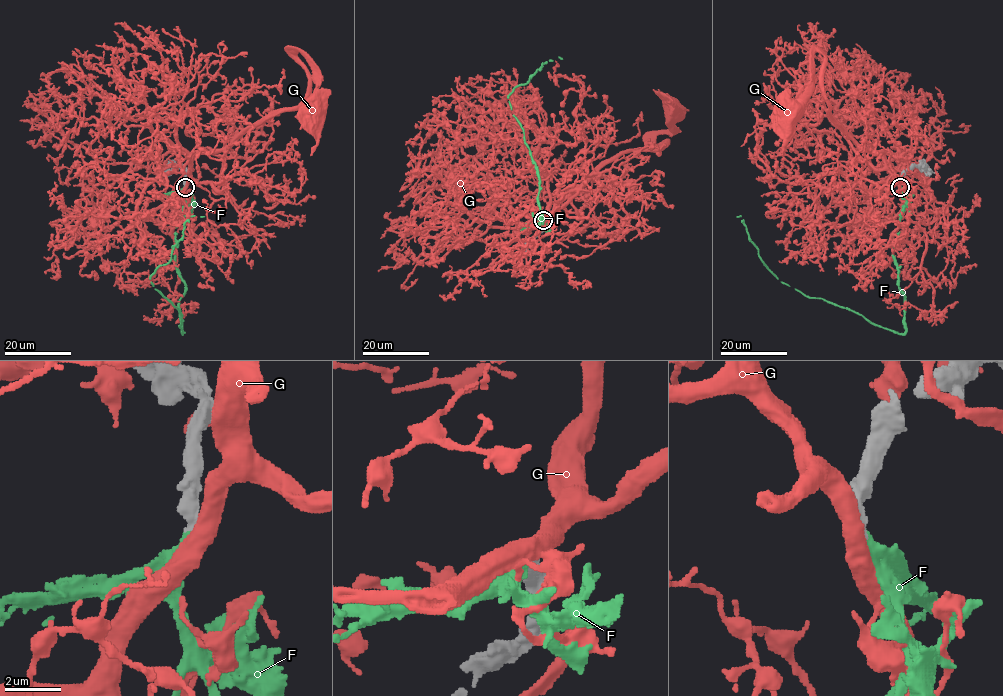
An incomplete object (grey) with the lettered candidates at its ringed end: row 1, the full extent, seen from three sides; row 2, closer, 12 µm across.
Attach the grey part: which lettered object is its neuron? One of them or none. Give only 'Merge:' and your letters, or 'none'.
Merge: F

